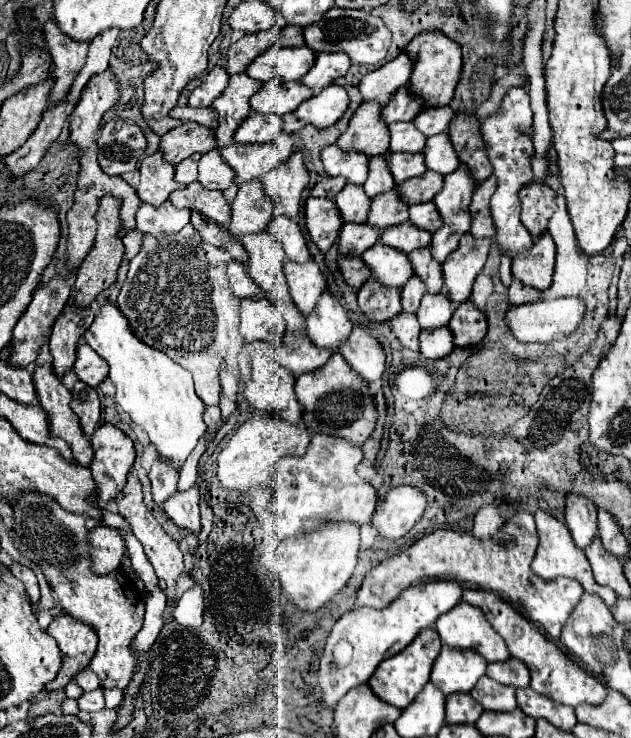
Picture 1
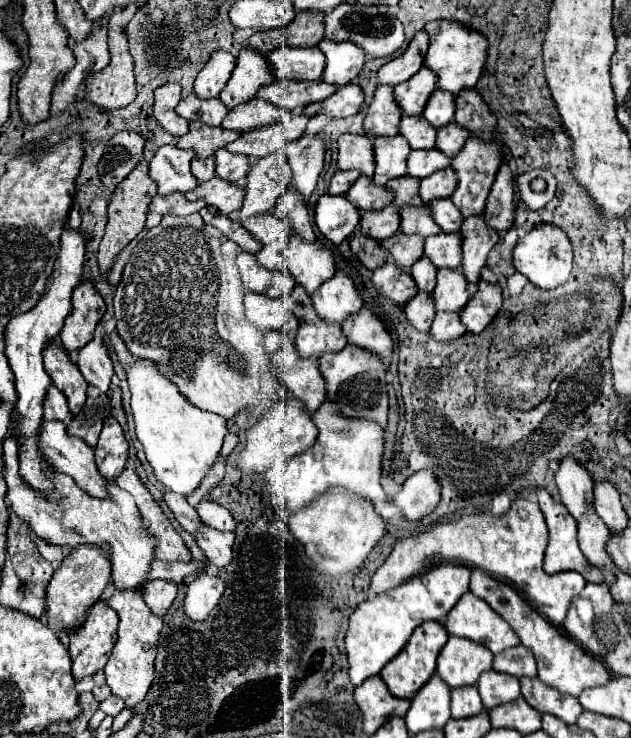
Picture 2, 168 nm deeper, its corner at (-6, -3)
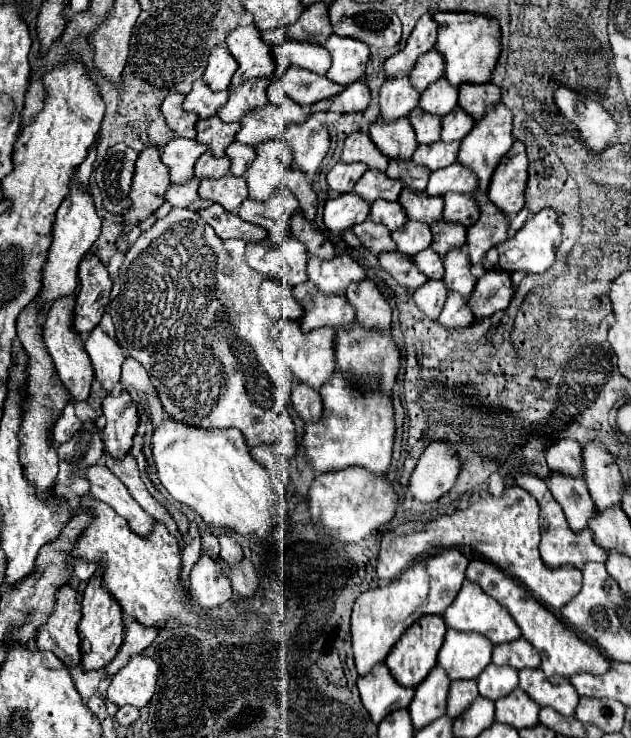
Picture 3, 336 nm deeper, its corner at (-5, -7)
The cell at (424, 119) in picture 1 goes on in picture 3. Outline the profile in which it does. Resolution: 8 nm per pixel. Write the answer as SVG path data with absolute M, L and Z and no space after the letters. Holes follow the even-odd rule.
M441 77L433 85L429 85L427 91L421 95L419 107L431 115L445 117L457 107L457 87L445 83L445 79Z

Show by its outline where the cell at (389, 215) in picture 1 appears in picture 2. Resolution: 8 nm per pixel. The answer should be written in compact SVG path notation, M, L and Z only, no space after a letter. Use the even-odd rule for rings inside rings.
M410 175L398 177L398 179L390 179L390 183L386 183L392 191L394 191L394 205L402 207L402 205L422 205L422 199L418 195L418 187L420 187L420 179L414 179Z

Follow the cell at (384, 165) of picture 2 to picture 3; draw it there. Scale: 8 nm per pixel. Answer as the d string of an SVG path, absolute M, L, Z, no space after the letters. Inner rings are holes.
M407 117L391 123L377 121L371 125L369 135L371 135L371 141L377 145L377 149L389 161L411 159L413 151L417 149L417 139L413 135L413 127Z

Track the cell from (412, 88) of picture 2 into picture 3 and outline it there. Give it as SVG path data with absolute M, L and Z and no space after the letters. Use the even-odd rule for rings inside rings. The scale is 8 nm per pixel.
M431 49L421 59L417 59L413 71L409 73L409 81L419 93L423 93L431 83L443 77L443 67L445 65L443 65L441 55L437 55L437 51Z

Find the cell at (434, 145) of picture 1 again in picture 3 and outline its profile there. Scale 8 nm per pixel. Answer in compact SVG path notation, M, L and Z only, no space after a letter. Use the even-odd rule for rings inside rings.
M457 107L449 115L445 115L445 119L441 121L441 125L443 125L443 129L441 129L441 141L453 143L453 141L461 141L463 137L467 137L467 133L473 129L475 121L461 107Z

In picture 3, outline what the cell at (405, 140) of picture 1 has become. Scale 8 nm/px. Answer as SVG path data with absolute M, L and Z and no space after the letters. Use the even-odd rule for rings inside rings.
M417 107L409 113L409 121L417 133L419 145L431 145L431 143L439 141L439 133L441 133L441 119L439 117L429 115L429 113L421 111L421 107Z

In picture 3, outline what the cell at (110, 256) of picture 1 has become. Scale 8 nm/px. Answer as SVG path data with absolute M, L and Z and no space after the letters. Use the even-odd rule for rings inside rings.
M147 147L139 153L135 175L129 191L131 207L123 211L123 233L129 233L143 219L153 215L165 201L169 187L169 171L159 159L157 147Z

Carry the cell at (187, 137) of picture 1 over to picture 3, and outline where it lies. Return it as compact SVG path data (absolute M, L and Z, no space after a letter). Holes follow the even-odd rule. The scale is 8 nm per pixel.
M211 117L197 121L195 129L197 141L205 143L213 155L223 157L225 147L235 139L235 133L239 131L239 123L223 123L219 117Z

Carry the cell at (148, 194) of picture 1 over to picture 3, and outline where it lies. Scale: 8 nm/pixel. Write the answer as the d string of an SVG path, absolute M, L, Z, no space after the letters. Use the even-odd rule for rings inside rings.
M171 139L161 153L161 161L163 165L169 167L171 173L171 183L173 185L183 185L193 177L193 165L199 159L199 155L203 155L207 151L205 145L191 141L191 139Z

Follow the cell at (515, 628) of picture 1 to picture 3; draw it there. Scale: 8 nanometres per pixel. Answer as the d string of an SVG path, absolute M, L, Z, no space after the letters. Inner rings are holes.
M471 561L467 567L467 579L481 585L481 589L499 601L509 615L515 619L515 623L521 629L521 635L539 651L541 657L541 669L549 677L565 677L571 679L577 673L591 673L591 675L603 675L609 671L609 661L591 645L581 641L569 627L565 627L551 611L547 611L543 605L539 605L533 595L529 595L527 589L515 583L513 577L505 575L499 567L493 567L485 561Z

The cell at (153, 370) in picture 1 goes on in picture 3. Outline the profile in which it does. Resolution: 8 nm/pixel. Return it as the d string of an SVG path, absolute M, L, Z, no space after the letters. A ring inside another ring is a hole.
M165 415L163 423L153 429L151 453L153 453L157 477L159 477L161 485L169 491L169 495L173 499L189 505L191 509L195 509L203 517L203 521L211 527L233 529L241 535L255 533L259 539L265 539L265 535L271 531L271 527L279 525L277 513L287 515L285 499L273 491L267 471L251 459L245 439L243 439L241 431L237 431L237 429L199 429L199 427L175 421L175 419L171 419L171 415Z

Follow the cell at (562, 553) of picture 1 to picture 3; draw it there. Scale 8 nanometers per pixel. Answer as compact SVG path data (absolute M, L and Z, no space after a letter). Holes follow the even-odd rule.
M519 475L517 477L517 485L523 487L525 491L529 491L539 507L541 507L541 527L543 527L543 533L541 533L541 545L539 545L539 551L541 551L541 559L543 563L549 567L549 569L559 569L563 565L573 565L577 569L583 569L585 563L607 563L607 553L597 547L597 543L593 541L593 533L587 529L587 531L581 531L581 533L573 533L567 525L567 519L565 519L565 513L561 511L561 505L553 499L549 487L545 485L543 479L539 477L533 477L533 475Z

